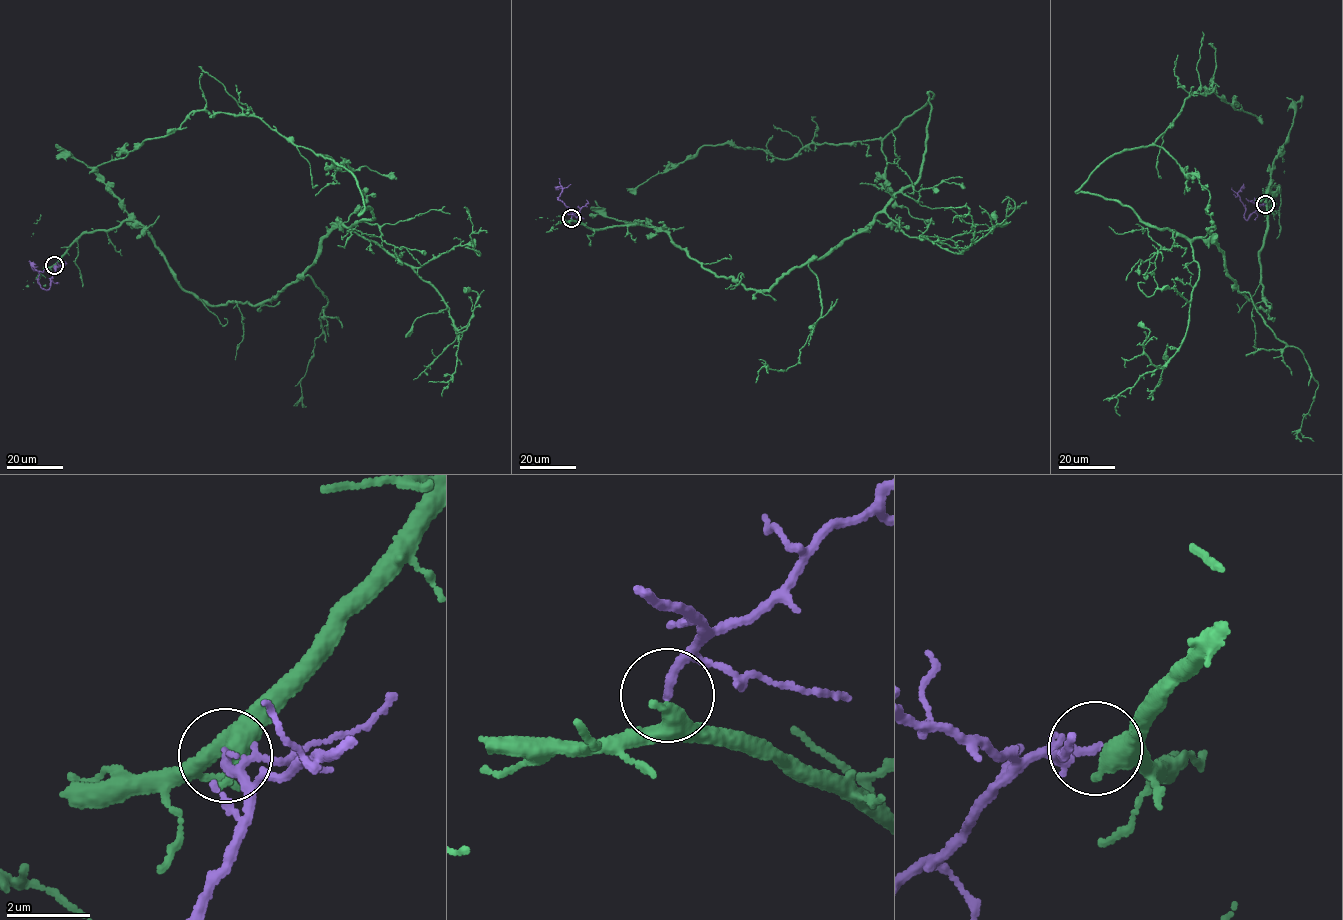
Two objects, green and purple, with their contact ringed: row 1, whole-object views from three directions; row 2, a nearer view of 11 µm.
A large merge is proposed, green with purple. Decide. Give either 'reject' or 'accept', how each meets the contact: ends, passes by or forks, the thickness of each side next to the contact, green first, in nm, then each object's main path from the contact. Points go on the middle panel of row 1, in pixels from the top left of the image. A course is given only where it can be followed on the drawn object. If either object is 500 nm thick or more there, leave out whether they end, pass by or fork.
accept; green passes by; purple ends there; 400 nm thick on the green side, 220 nm on the other; green runs (571, 218), (657, 227), (769, 290), (912, 185), (934, 95), (882, 138), (787, 159), (705, 145), (627, 191); purple runs (571, 218), (573, 213), (558, 197), (561, 186), (555, 187)

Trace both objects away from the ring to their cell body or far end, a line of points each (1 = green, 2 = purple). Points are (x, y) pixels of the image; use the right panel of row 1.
1: (1265, 204), (1279, 187), (1266, 312), (1213, 243), (1076, 191), (1212, 78), (1261, 122)
2: (1265, 204), (1261, 205), (1245, 219), (1244, 207), (1237, 194), (1243, 184)

